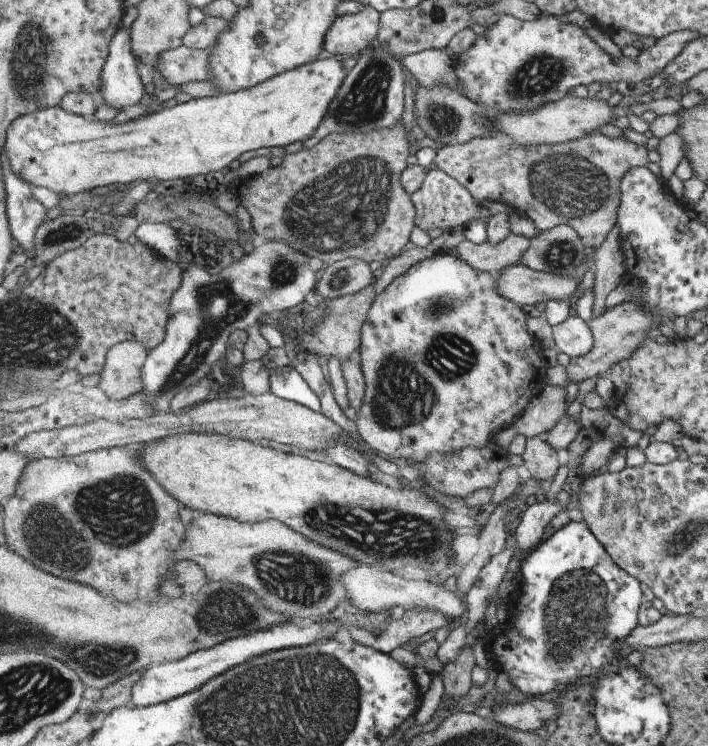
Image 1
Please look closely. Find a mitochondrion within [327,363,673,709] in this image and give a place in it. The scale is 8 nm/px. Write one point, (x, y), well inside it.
(576, 608)

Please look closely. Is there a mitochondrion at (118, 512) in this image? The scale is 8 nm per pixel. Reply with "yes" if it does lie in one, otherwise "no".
yes

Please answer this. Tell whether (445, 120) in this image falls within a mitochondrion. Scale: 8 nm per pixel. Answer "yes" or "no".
yes

